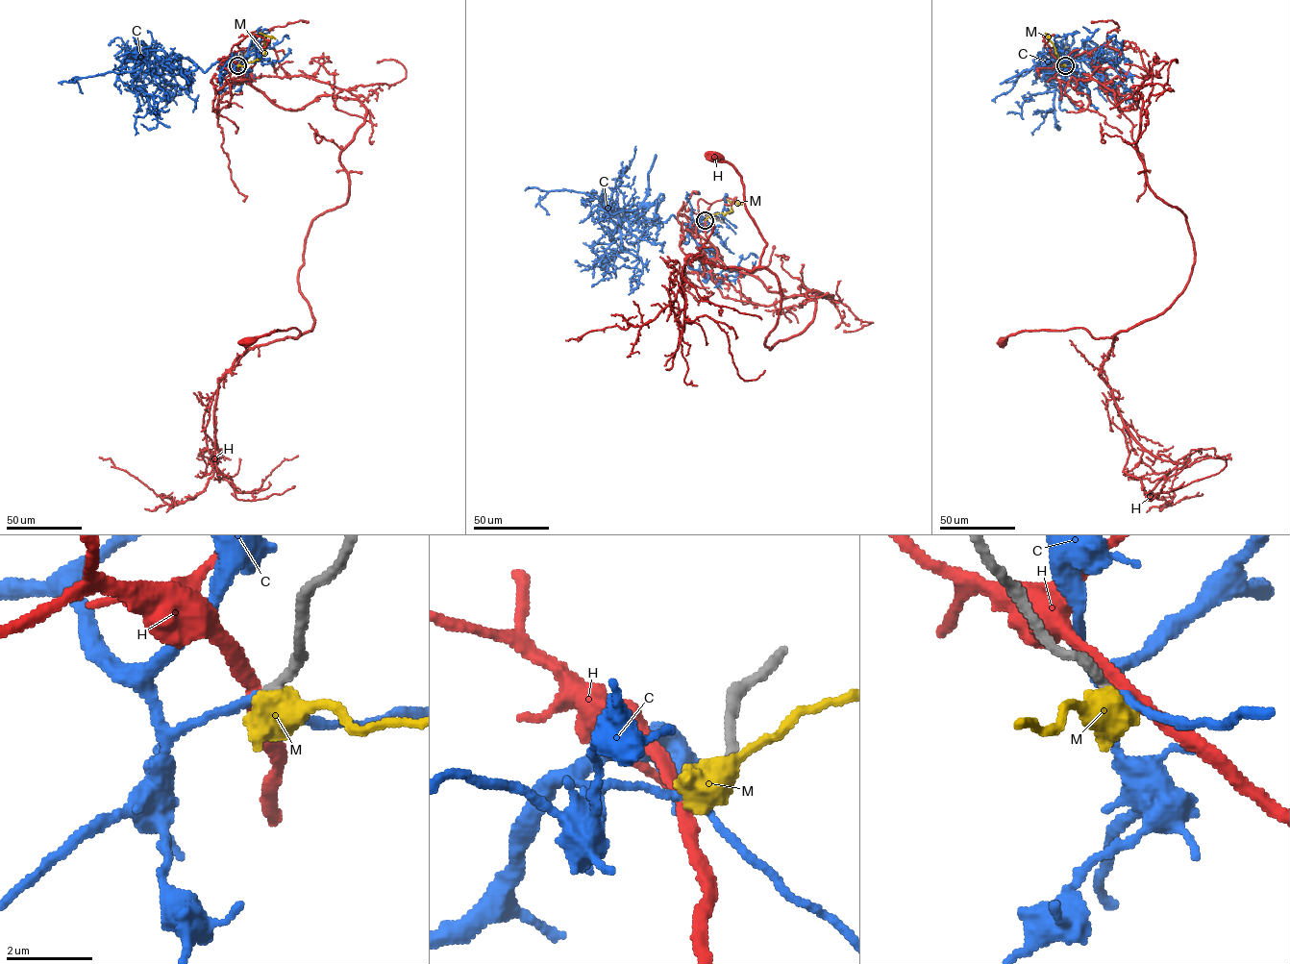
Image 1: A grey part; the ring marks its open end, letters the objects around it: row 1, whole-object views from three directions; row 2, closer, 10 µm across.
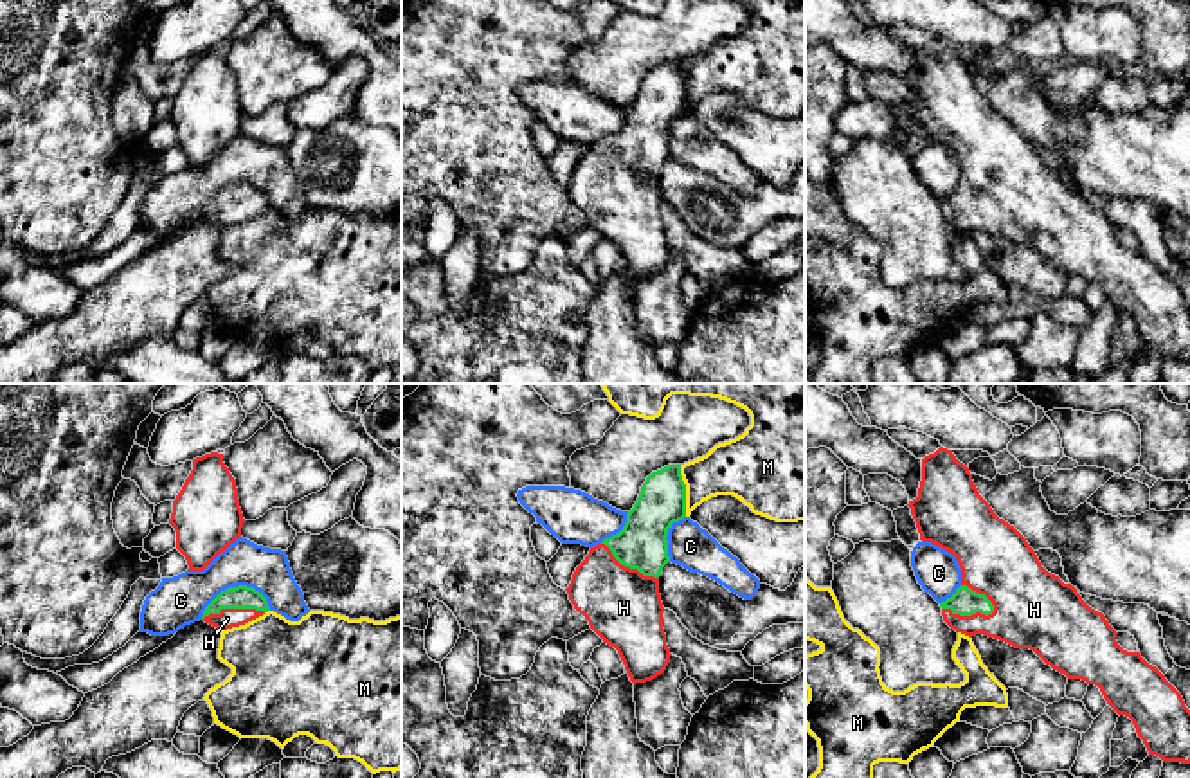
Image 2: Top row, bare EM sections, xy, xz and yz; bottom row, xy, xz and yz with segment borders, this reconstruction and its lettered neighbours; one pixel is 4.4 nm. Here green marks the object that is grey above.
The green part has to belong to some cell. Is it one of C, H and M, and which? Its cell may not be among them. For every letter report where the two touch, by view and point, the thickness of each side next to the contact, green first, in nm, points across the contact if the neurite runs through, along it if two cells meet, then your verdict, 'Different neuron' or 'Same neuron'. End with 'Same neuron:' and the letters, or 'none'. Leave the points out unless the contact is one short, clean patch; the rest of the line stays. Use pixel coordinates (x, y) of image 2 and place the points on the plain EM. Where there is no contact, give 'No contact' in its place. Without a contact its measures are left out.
C: Touches green at xy (234, 184). Thickness 110 nm (green) against 220 nm. Different neuron
H: Touches green at yz (969, 211). Thickness 130 nm (green) against 280 nm. Path across: yz (965, 199), (969, 211), (1025, 211). Same neuron
M: Touches green at xz (685, 87). Thickness 200 nm (green) against 240 nm. Different neuron
Same neuron: H

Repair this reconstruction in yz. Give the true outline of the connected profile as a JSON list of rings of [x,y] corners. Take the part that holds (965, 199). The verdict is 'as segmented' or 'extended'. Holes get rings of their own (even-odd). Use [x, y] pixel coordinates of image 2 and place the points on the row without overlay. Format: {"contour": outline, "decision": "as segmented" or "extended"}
{"contour": [[[940,43],[922,56],[918,94],[907,103],[920,137],[952,149],[960,160],[961,182],[940,200],[951,225],[1030,245],[1068,276],[1098,283],[1107,301],[1132,317],[1149,351],[1190,360],[1190,306],[1181,290],[1140,249],[1123,247],[1105,213],[1091,205],[1071,180],[1041,162],[1026,135],[979,92],[972,70],[952,47]]], "decision": "extended"}

